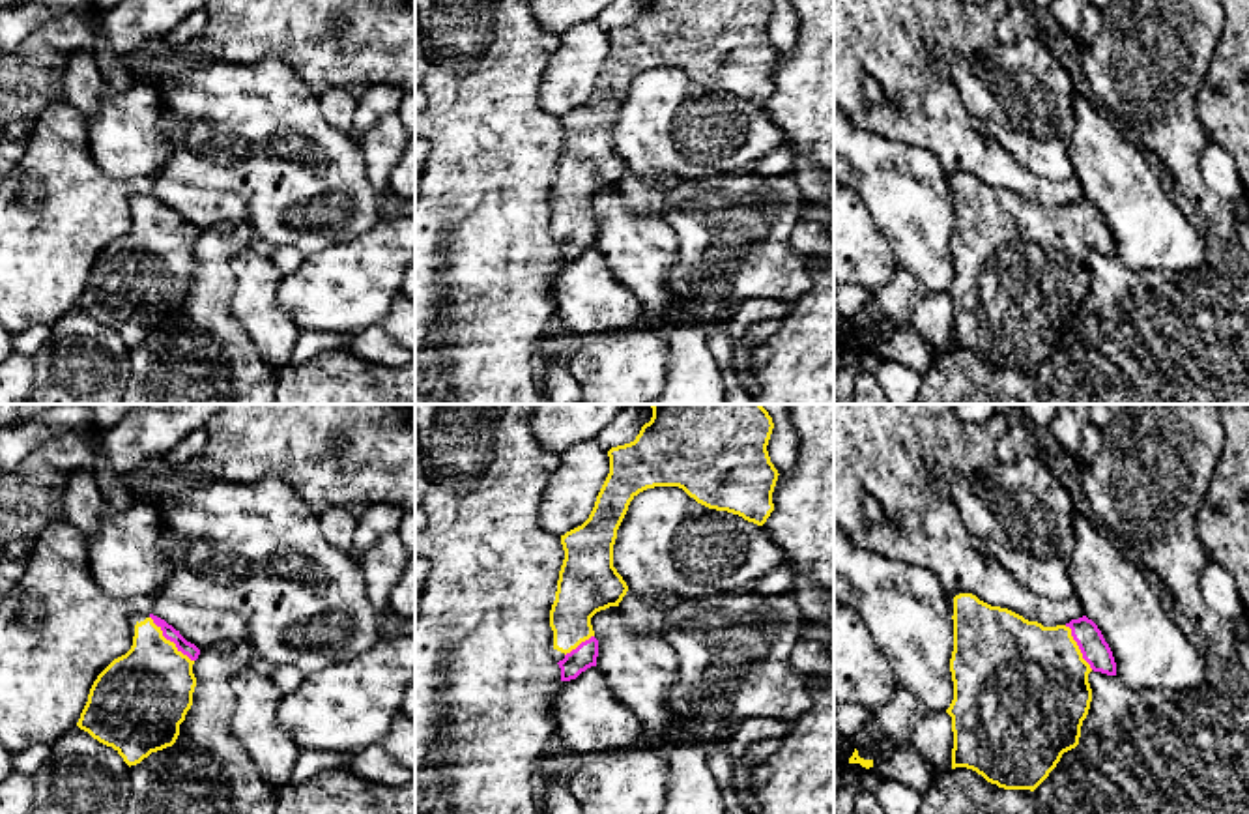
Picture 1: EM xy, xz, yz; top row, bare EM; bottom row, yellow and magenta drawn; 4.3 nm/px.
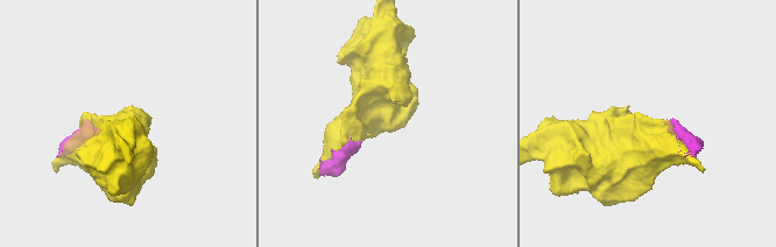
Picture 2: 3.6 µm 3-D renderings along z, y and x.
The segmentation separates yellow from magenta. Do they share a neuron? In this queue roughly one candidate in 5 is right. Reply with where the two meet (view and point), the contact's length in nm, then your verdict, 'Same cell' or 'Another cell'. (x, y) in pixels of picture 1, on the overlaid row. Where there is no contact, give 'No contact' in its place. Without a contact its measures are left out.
Touches yellow at xy (169, 640). Shared border 280 nm. Same cell

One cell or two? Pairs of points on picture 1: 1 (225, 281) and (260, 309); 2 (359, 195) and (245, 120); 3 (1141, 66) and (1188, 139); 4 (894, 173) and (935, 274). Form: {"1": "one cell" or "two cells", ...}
{"1": "two cells", "2": "one cell", "3": "one cell", "4": "one cell"}

